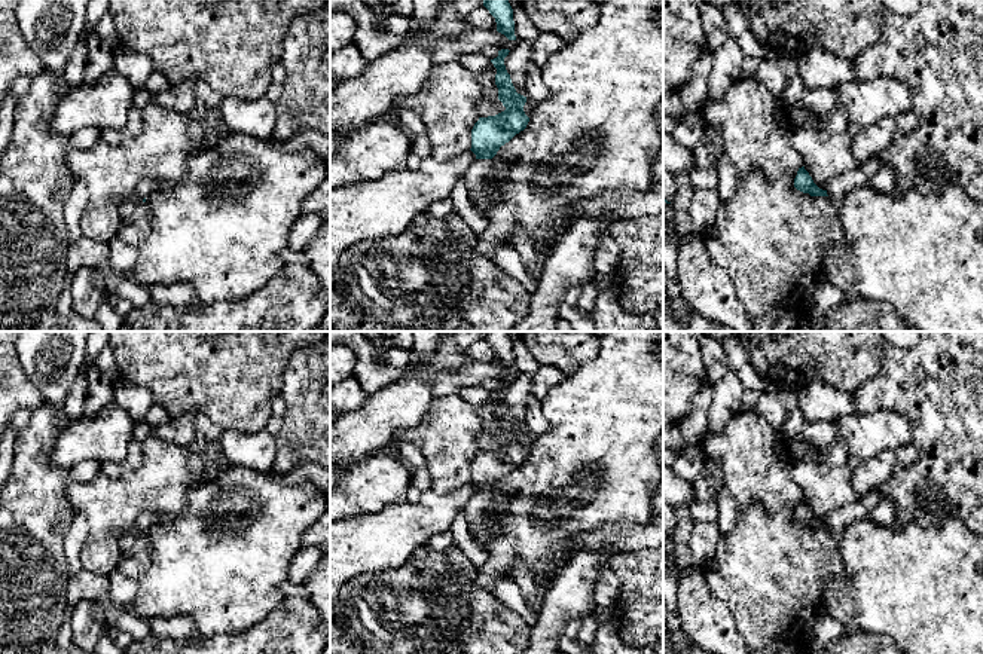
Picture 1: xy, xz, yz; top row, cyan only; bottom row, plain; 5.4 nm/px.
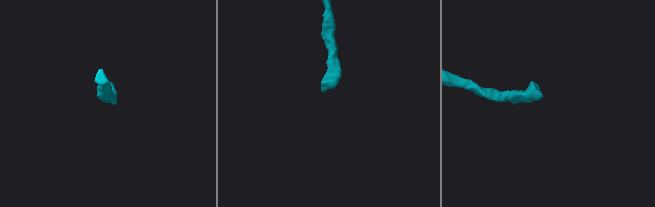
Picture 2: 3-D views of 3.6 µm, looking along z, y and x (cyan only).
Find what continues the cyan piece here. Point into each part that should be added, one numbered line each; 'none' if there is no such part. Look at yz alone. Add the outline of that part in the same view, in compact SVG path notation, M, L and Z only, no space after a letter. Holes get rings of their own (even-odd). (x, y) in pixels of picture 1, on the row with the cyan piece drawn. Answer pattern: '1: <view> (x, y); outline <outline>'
1: yz (860, 176); outline M874 156L866 162L858 164L852 171L836 177L827 187L827 195L833 198L840 198L843 193L864 187L876 175L876 172L883 166L882 161Z

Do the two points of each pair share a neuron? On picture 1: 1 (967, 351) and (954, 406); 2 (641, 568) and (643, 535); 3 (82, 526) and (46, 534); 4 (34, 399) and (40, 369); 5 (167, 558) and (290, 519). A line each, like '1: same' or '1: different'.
1: same
2: different
3: different
4: different
5: same

